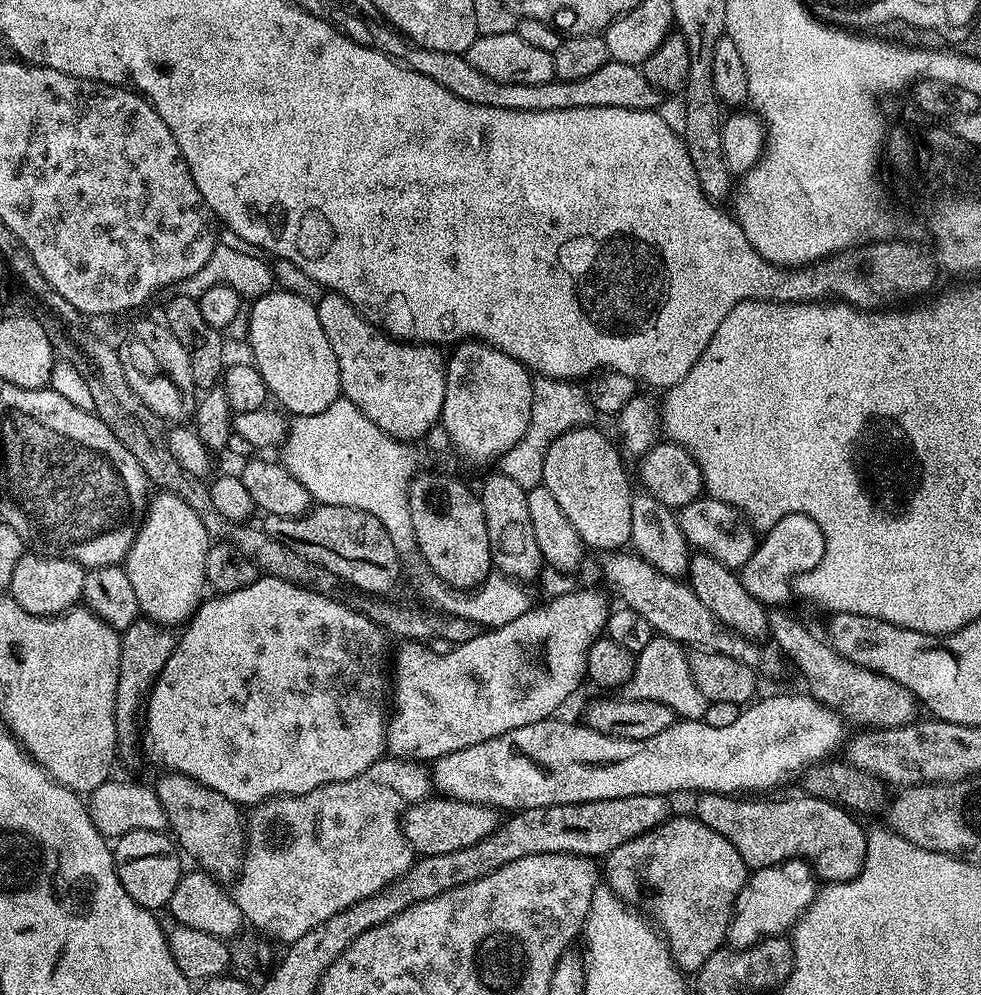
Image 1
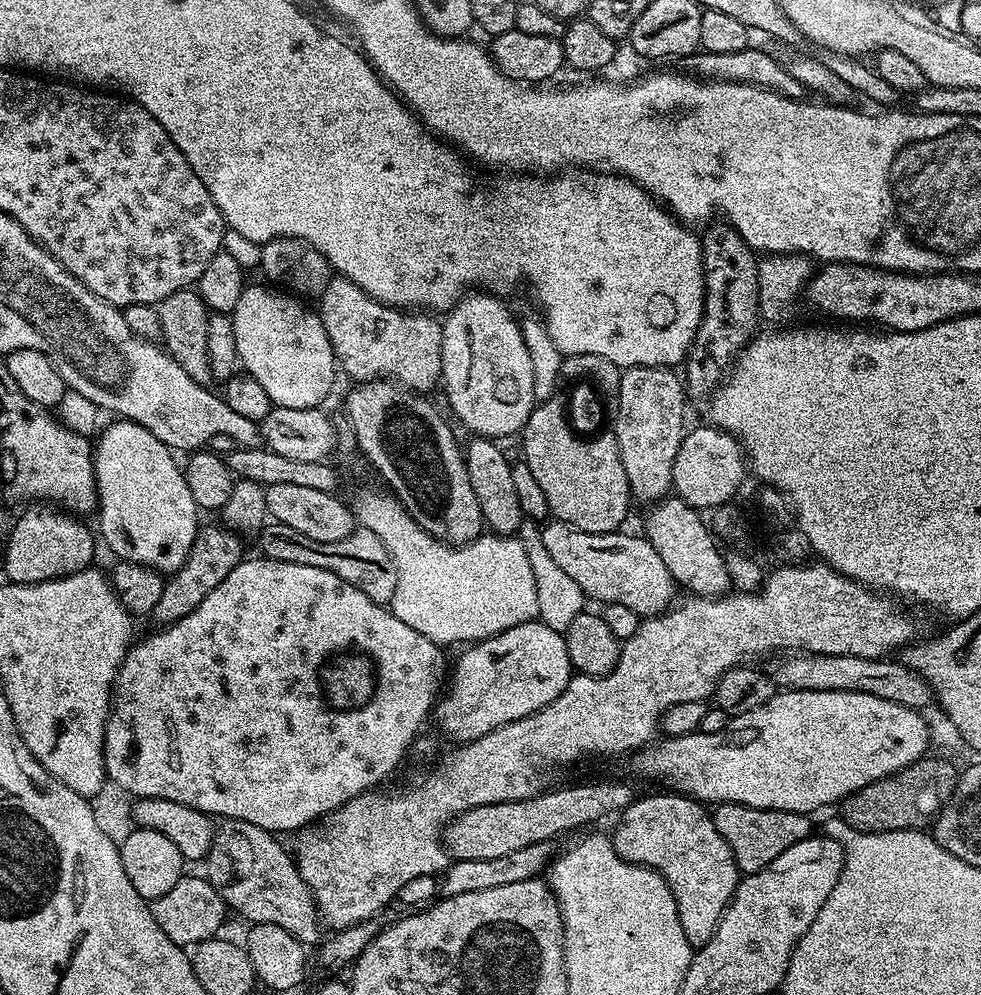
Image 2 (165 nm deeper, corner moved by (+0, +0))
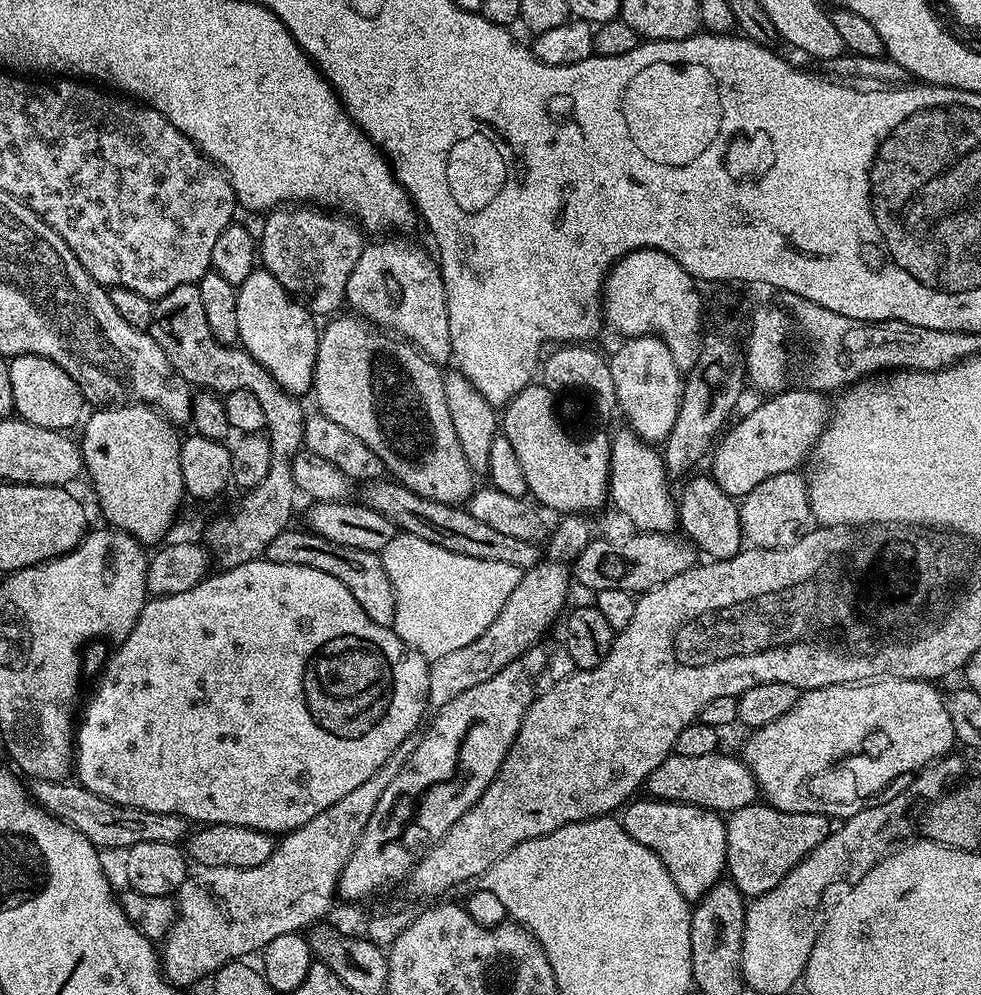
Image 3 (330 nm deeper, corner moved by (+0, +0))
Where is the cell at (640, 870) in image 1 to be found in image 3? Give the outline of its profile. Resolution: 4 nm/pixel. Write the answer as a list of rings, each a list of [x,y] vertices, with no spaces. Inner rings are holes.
[[[636,798],[623,809],[622,823],[634,842],[642,842],[666,866],[674,886],[689,902],[700,900],[710,886],[721,883],[726,872],[725,821],[705,808],[669,800]]]

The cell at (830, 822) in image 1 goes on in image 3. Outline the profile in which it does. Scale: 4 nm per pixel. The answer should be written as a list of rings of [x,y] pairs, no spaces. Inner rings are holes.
[[[757,802],[730,813],[724,829],[727,875],[744,897],[755,898],[774,890],[774,886],[778,886],[778,882],[782,882],[782,878],[786,878],[786,874],[802,862],[818,842],[828,837],[829,817],[783,812],[767,802]]]

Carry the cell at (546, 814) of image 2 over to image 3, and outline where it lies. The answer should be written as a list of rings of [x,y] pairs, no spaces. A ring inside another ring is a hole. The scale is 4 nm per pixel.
[[[724,750],[701,754],[699,758],[682,758],[675,754],[667,756],[662,766],[658,766],[658,770],[648,776],[646,792],[654,800],[689,804],[717,814],[742,810],[742,806],[750,806],[758,800],[754,774],[739,755],[727,756]]]

